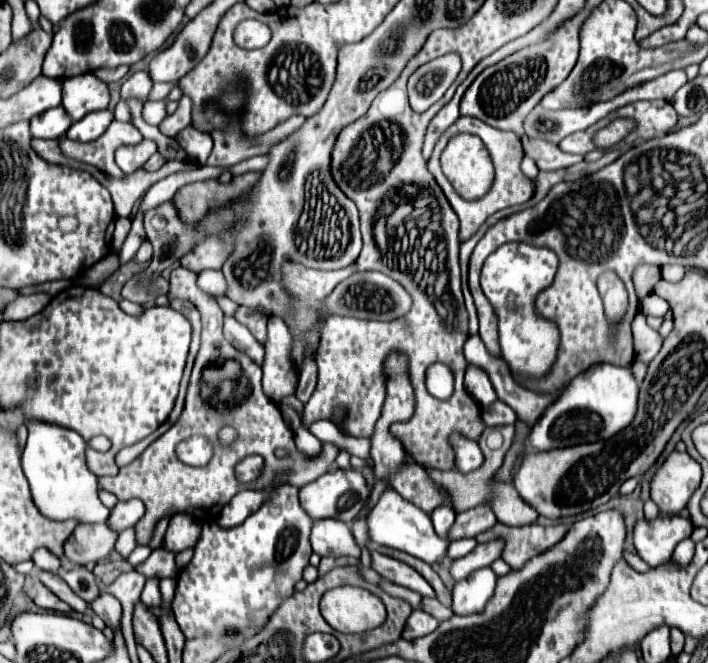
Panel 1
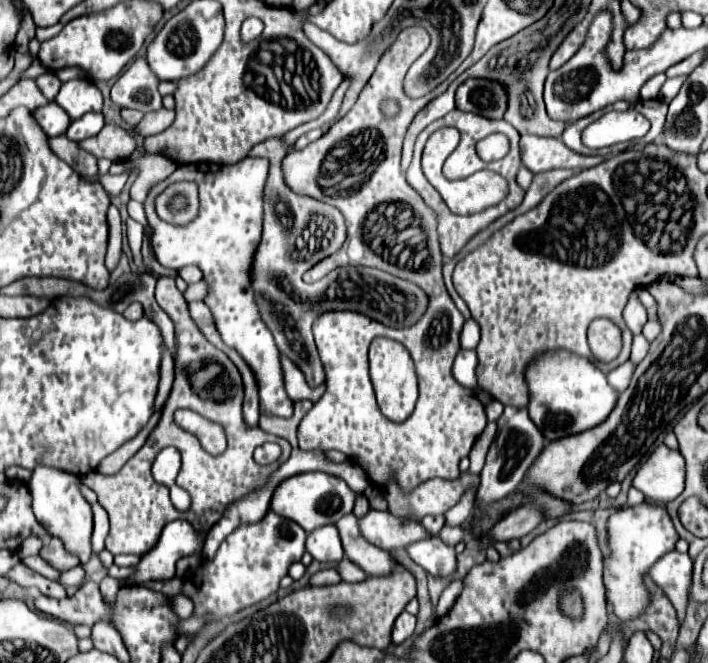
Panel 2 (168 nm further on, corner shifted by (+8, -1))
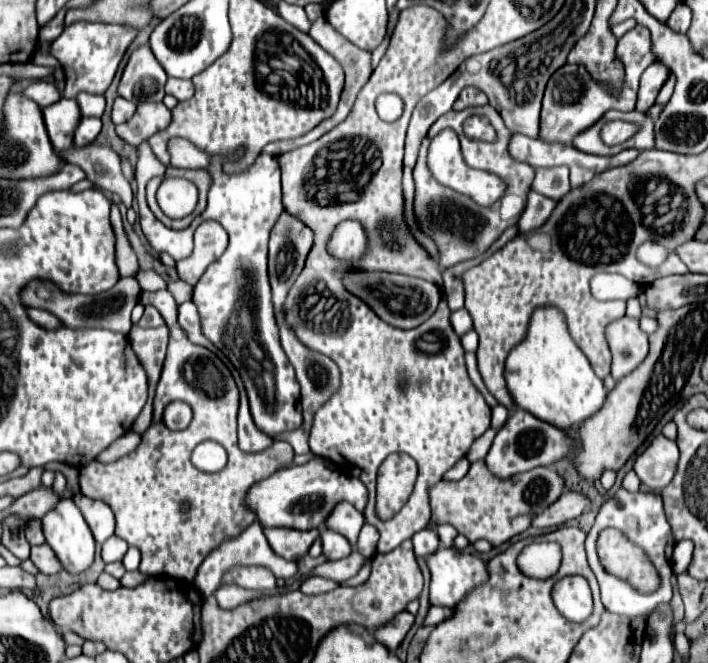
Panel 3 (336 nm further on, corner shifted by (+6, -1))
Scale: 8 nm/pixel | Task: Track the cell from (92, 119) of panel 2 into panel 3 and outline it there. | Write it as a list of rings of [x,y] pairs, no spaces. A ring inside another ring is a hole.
[[[81,117],[77,129],[75,129],[75,145],[83,147],[95,141],[95,137],[101,131],[101,119],[99,117]]]

